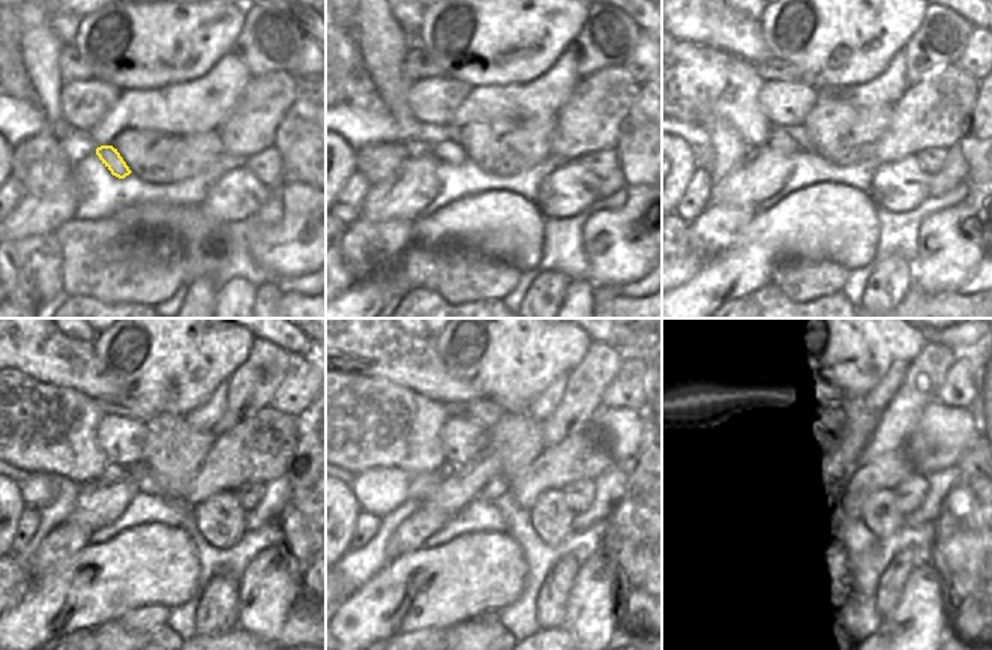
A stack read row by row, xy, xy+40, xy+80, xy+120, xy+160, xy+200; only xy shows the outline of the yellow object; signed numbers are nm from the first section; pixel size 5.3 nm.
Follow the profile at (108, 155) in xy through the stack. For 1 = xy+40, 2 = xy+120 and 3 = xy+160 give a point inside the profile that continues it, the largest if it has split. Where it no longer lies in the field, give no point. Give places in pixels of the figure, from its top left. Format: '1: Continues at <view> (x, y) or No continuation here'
1: Continues at xy+40 (449, 152)
2: Continues at xy+120 (111, 473)
3: Continues at xy+160 (447, 469)

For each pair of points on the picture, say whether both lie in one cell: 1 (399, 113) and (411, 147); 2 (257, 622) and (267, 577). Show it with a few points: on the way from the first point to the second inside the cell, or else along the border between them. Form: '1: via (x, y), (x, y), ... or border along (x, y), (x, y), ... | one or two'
1: border along (386, 114), (404, 141), (414, 140), (431, 146) | two
2: via (261, 611), (267, 587) | one

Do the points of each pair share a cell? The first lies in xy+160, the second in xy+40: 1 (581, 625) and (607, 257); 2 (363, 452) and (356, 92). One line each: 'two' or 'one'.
1: one
2: one

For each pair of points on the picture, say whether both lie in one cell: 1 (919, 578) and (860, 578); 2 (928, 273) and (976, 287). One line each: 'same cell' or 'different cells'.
1: different cells
2: different cells

